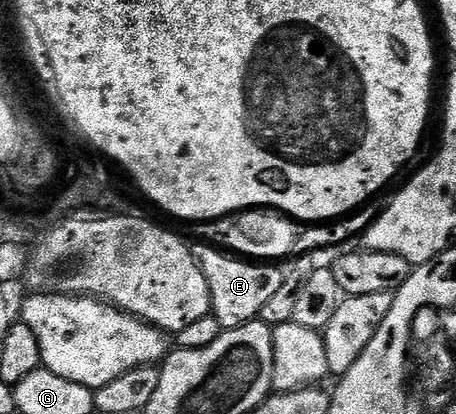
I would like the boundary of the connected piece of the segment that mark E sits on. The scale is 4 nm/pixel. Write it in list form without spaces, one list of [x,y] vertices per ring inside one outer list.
[[[200,243],[194,249],[200,270],[206,275],[212,300],[211,316],[218,319],[221,330],[237,329],[257,320],[267,301],[282,287],[285,270],[276,263],[257,263],[252,259],[241,259],[221,251],[215,244]]]

